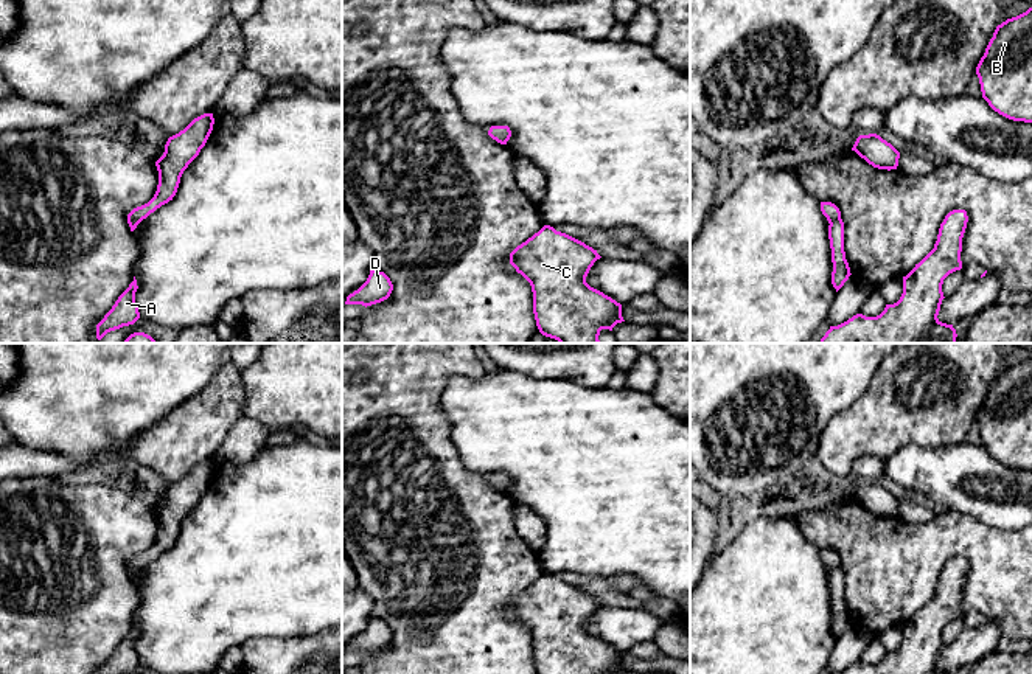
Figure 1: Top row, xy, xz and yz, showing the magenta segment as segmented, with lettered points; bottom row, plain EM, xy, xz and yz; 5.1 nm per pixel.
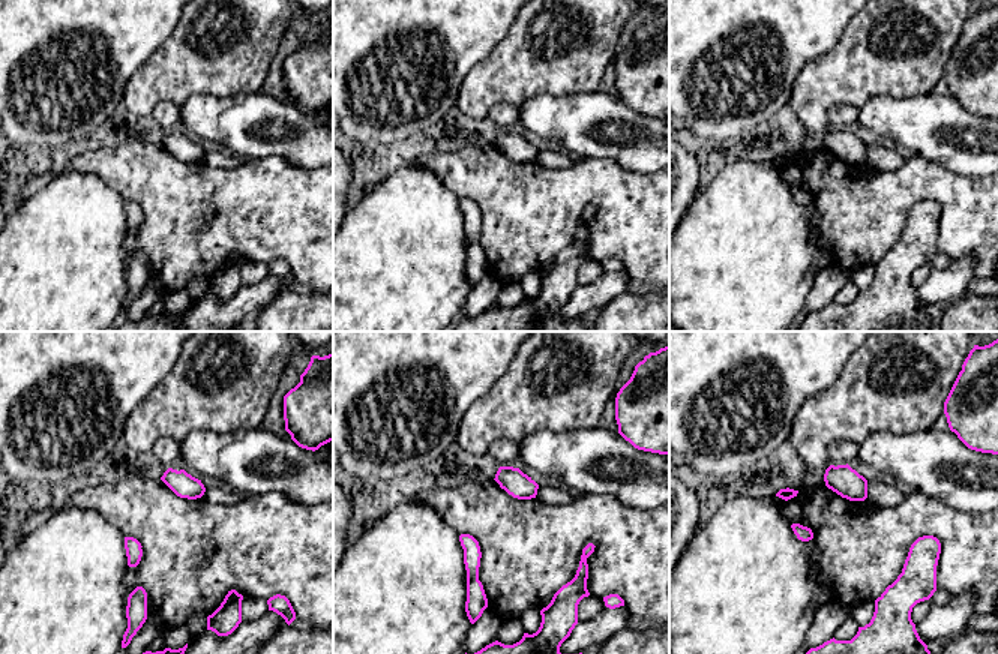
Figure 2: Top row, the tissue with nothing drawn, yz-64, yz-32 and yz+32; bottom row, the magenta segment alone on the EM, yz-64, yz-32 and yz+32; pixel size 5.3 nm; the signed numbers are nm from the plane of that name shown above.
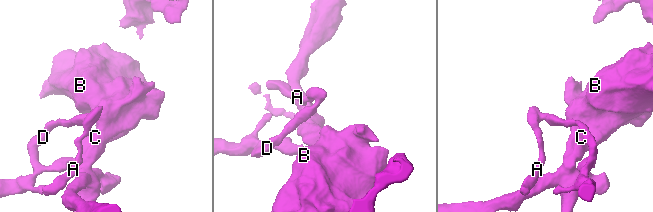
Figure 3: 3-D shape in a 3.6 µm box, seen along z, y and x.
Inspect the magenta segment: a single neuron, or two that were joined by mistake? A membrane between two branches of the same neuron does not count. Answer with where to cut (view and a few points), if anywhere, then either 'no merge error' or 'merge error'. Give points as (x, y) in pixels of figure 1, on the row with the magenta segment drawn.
cut in yz along (833, 205), (840, 222), (833, 249), (843, 258); merge error

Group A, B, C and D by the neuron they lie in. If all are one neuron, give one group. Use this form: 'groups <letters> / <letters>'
groups A B C / D

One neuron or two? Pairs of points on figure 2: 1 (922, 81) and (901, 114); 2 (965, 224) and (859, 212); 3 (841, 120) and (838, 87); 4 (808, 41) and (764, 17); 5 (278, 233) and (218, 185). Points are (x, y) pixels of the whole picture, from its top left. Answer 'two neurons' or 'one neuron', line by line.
1: two neurons
2: one neuron
3: two neurons
4: one neuron
5: one neuron

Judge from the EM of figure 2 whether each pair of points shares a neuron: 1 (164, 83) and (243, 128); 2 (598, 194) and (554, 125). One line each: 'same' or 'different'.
1: different
2: different

